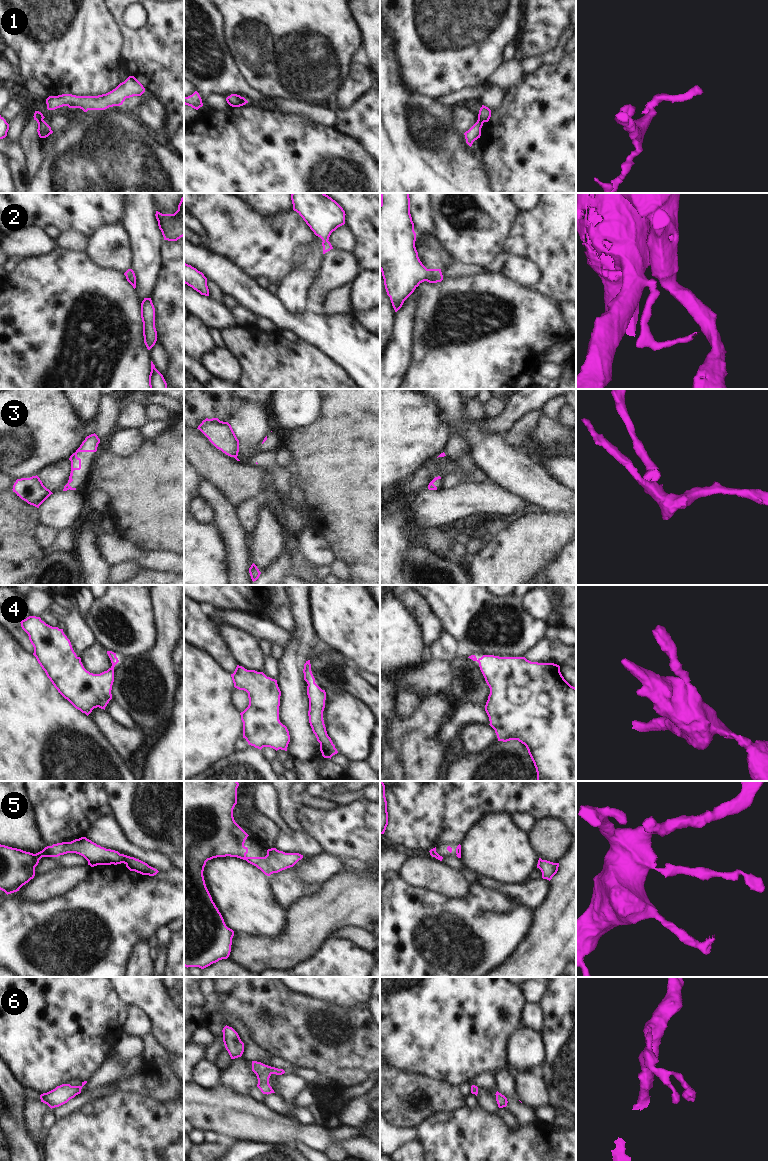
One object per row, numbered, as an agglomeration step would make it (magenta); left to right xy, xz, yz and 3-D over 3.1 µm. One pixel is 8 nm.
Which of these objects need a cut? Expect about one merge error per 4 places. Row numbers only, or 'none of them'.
1

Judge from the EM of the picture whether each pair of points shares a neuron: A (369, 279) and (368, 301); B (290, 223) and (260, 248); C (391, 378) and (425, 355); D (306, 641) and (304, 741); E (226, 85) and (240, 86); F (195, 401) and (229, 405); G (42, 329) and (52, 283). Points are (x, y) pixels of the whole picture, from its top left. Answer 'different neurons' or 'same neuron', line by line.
A: same neuron
B: same neuron
C: different neurons
D: same neuron
E: same neuron
F: same neuron
G: same neuron

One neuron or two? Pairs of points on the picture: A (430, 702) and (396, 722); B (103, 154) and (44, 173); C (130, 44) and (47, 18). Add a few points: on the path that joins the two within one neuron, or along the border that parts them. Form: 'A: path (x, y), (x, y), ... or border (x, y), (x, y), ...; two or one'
A: path (423, 711), (412, 722), (405, 722); one
B: path (88, 169), (84, 173), (59, 173); one
C: border (113, 20), (121, 37), (121, 63); two

